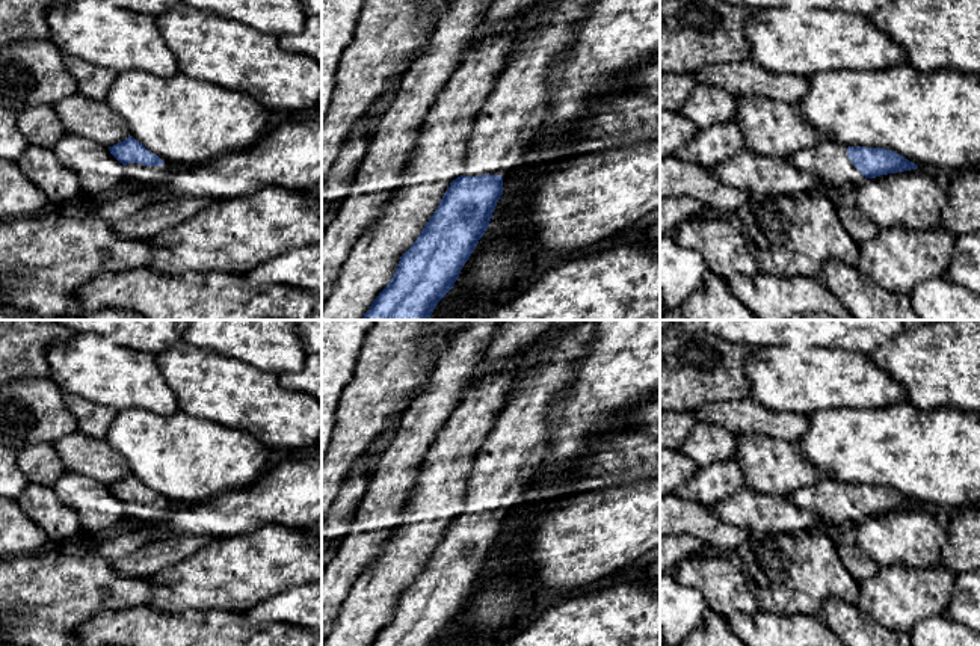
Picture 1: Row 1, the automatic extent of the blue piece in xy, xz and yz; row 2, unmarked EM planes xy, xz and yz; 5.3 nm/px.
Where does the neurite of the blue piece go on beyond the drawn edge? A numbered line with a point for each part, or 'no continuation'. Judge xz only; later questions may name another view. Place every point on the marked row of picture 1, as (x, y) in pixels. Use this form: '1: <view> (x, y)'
1: xz (515, 109)

